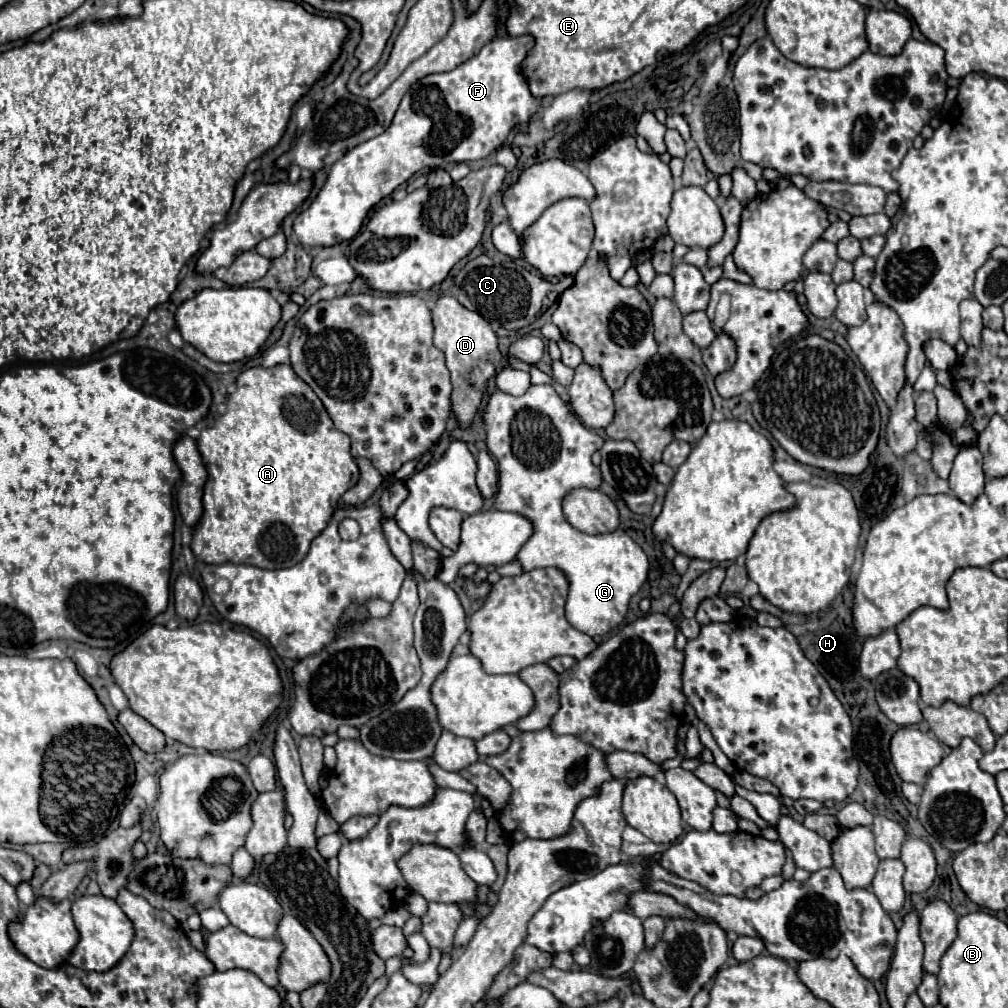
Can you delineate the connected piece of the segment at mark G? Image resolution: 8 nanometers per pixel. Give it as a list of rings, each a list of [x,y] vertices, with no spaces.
[[[531,385],[527,393],[519,397],[495,389],[495,393],[489,397],[487,403],[485,427],[487,427],[487,449],[497,459],[499,465],[499,491],[495,495],[495,507],[499,511],[515,511],[519,515],[525,515],[527,519],[531,519],[535,527],[533,537],[523,545],[523,549],[517,555],[519,563],[523,565],[523,571],[531,571],[539,567],[555,567],[563,571],[563,575],[569,581],[565,617],[581,633],[595,637],[595,635],[607,635],[609,631],[617,629],[627,615],[631,597],[641,589],[647,579],[647,571],[649,571],[647,555],[625,531],[613,531],[607,535],[587,535],[571,527],[563,515],[563,499],[573,489],[579,487],[599,489],[601,471],[591,463],[591,455],[601,449],[603,439],[597,433],[589,431],[565,407],[565,403],[561,401],[561,397],[551,385]]]

